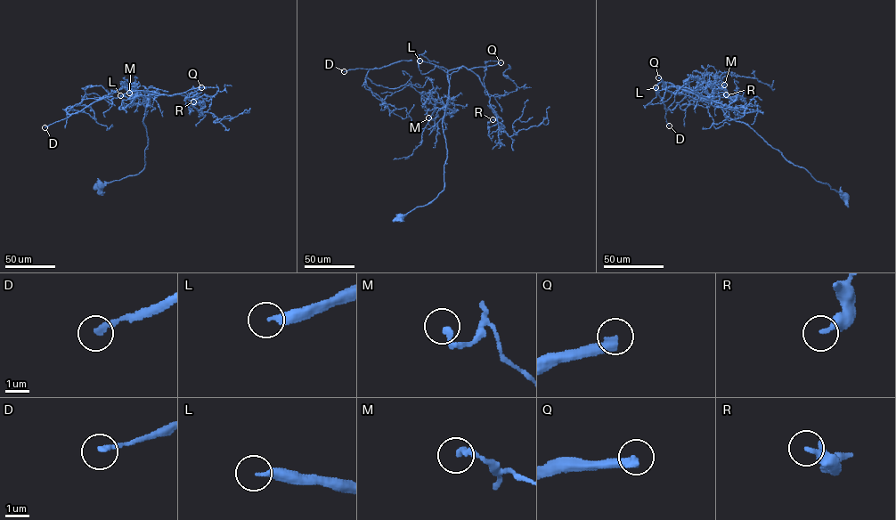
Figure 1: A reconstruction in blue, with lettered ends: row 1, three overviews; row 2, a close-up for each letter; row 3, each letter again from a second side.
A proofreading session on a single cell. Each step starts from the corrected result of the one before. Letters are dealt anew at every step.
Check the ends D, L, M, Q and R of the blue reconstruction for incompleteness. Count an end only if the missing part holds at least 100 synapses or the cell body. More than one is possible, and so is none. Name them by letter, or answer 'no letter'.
D, Q

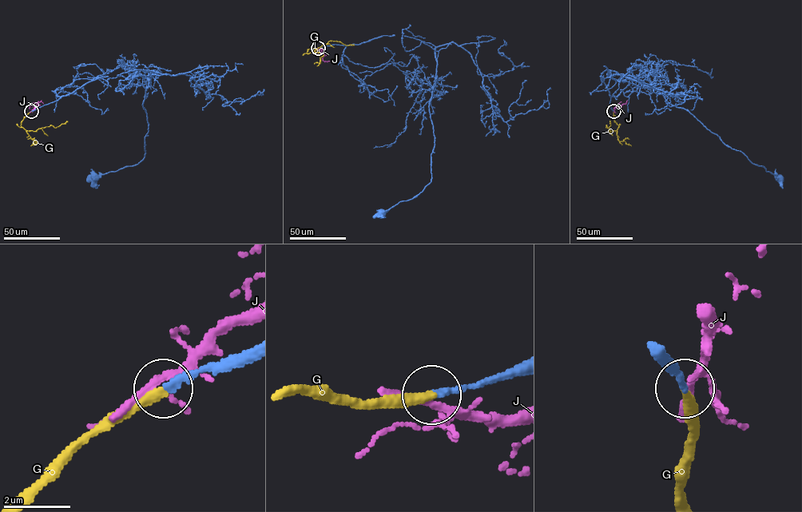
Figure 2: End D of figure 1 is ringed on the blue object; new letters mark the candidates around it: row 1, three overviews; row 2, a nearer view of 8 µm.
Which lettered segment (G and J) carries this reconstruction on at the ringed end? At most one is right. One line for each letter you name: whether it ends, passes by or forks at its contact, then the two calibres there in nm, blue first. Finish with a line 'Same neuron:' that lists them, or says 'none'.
G: it ends; calibres 220 and 300 nm
Same neuron: G

